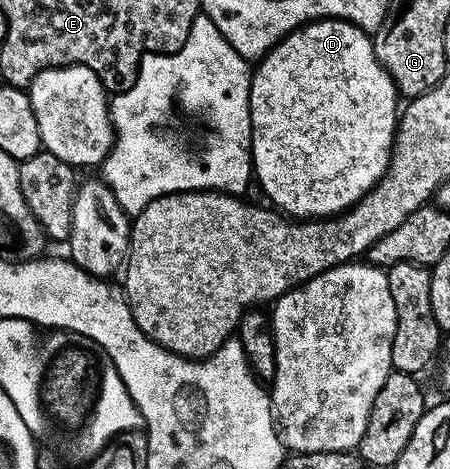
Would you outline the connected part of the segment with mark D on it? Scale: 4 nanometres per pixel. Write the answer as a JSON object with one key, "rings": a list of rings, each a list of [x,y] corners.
{"rings":[[[314,18],[309,23],[289,32],[260,60],[256,61],[253,81],[250,84],[250,126],[252,128],[253,174],[256,183],[261,183],[265,196],[276,211],[302,222],[324,220],[339,216],[342,212],[358,204],[383,178],[389,165],[389,155],[393,153],[393,137],[397,134],[399,119],[399,93],[397,83],[389,77],[389,72],[377,60],[373,49],[374,37],[364,32],[344,18]]]}

